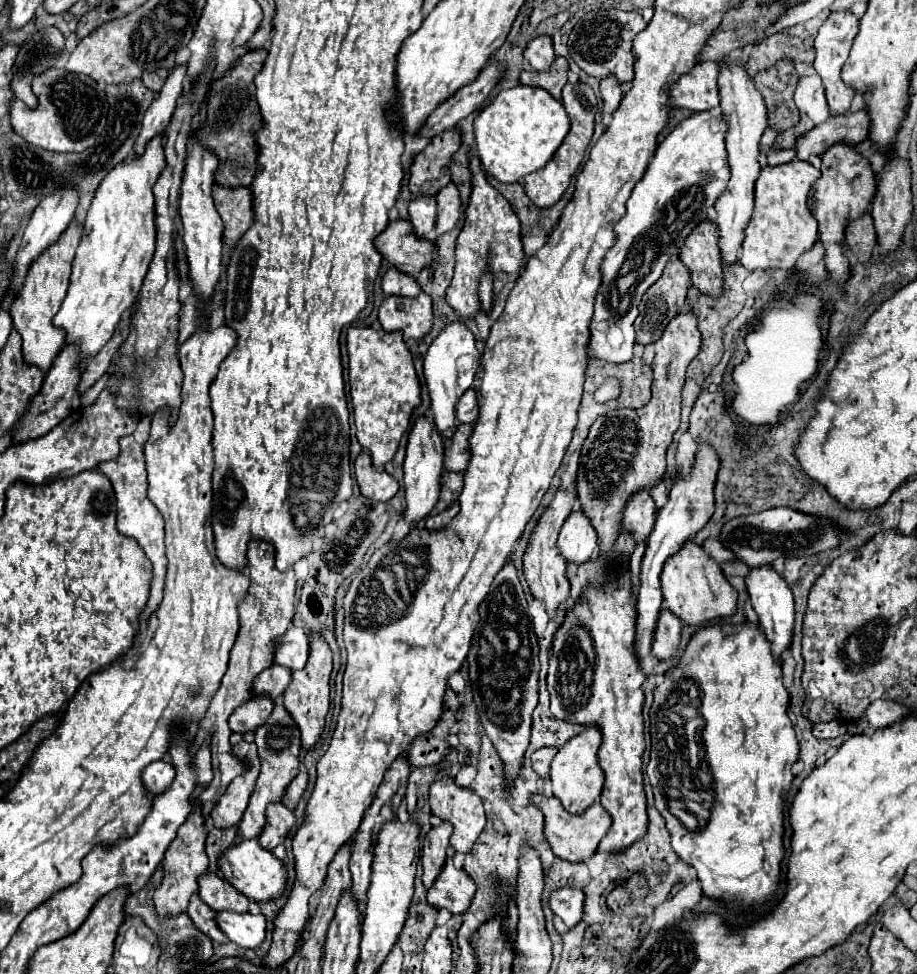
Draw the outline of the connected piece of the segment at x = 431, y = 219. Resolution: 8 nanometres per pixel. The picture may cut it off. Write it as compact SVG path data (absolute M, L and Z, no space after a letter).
M417 196L409 202L409 220L415 226L415 234L431 238L437 220L437 200L435 196Z

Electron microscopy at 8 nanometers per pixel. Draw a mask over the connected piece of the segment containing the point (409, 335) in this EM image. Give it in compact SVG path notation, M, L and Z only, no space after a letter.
M421 292L417 298L387 296L379 308L379 322L383 330L401 330L405 340L419 340L431 332L433 312L431 296Z

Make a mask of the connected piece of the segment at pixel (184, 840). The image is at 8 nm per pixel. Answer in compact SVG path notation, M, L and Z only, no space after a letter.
M193 808L193 812L187 816L187 820L179 826L177 838L173 840L173 844L169 844L165 858L163 858L165 876L153 894L155 912L159 918L173 918L187 910L191 894L197 892L197 888L199 888L197 880L199 880L199 876L203 876L207 872L207 866L209 866L209 858L205 854L205 838L207 838L207 830L205 830L205 820L201 814L201 808Z

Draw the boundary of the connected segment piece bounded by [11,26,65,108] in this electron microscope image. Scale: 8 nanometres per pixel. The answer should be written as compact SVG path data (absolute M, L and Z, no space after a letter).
M57 26L37 30L31 40L23 42L13 66L11 90L13 98L25 102L29 108L37 108L37 96L31 90L35 76L51 68L57 56L65 50L65 36Z

